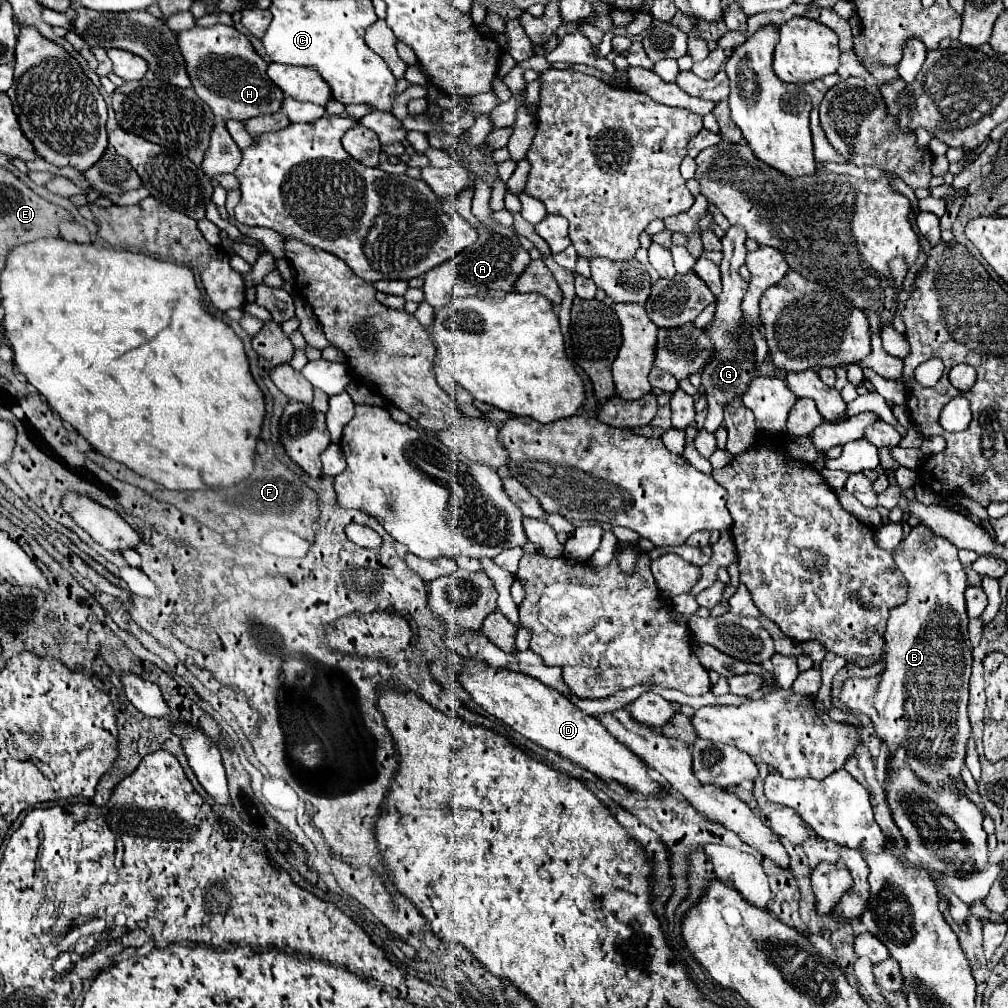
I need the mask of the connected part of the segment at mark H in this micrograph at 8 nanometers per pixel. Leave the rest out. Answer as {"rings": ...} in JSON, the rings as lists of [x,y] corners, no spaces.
{"rings":[[[193,26],[189,30],[177,32],[177,46],[185,58],[187,74],[195,88],[195,94],[211,106],[215,116],[223,120],[247,120],[261,114],[279,112],[283,102],[283,92],[269,80],[267,62],[257,56],[247,36],[237,32],[233,26]]]}

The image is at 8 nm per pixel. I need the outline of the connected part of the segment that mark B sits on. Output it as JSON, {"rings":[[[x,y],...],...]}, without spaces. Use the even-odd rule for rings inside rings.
{"rings":[[[916,526],[911,528],[911,534],[901,542],[901,546],[897,548],[897,554],[895,554],[895,562],[899,566],[899,570],[903,572],[903,576],[907,578],[909,582],[909,594],[907,594],[907,602],[901,604],[901,606],[895,606],[891,612],[889,612],[889,620],[887,620],[887,630],[885,630],[885,668],[881,674],[877,674],[875,678],[859,678],[859,676],[853,676],[853,678],[847,678],[841,686],[841,692],[839,692],[839,702],[843,704],[843,708],[851,714],[865,714],[871,718],[873,722],[873,730],[875,730],[875,736],[887,744],[887,758],[891,758],[891,754],[895,754],[895,750],[899,746],[907,748],[907,764],[911,766],[911,770],[915,774],[919,774],[919,778],[923,778],[923,782],[931,782],[931,786],[947,786],[947,790],[955,790],[959,796],[965,796],[959,788],[957,788],[957,778],[961,776],[961,770],[965,766],[965,754],[967,754],[967,740],[971,736],[971,724],[969,724],[969,716],[967,716],[967,700],[969,700],[969,676],[971,676],[971,662],[973,662],[973,656],[971,656],[971,642],[969,642],[969,632],[967,632],[967,624],[969,624],[969,618],[967,618],[967,612],[965,612],[965,580],[967,580],[967,574],[963,572],[963,566],[961,562],[957,560],[957,547],[949,542],[947,539],[934,536],[930,531],[921,532],[921,528]]]}

